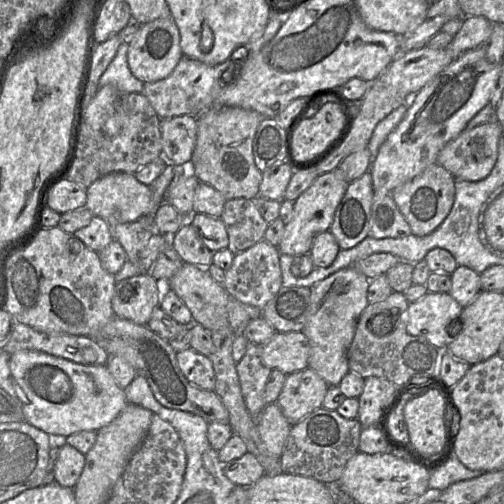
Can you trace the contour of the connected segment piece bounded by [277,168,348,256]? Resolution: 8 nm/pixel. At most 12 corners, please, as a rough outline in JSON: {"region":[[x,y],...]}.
{"region":[[340,168],[320,174],[294,201],[277,247],[309,254],[329,231],[348,182]]}

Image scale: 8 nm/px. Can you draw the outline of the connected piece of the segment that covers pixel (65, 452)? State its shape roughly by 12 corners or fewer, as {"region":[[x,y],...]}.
{"region":[[65,443],[53,468],[54,481],[73,489],[86,457]]}

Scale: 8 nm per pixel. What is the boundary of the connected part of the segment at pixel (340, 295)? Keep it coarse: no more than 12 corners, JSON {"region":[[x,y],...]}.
{"region":[[353,266],[310,287],[302,332],[308,368],[329,386],[369,304],[370,279]]}

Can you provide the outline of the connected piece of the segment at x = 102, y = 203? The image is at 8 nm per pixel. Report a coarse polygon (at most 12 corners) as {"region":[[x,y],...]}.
{"region":[[134,173],[86,189],[86,208],[108,224],[135,222],[158,205]]}

